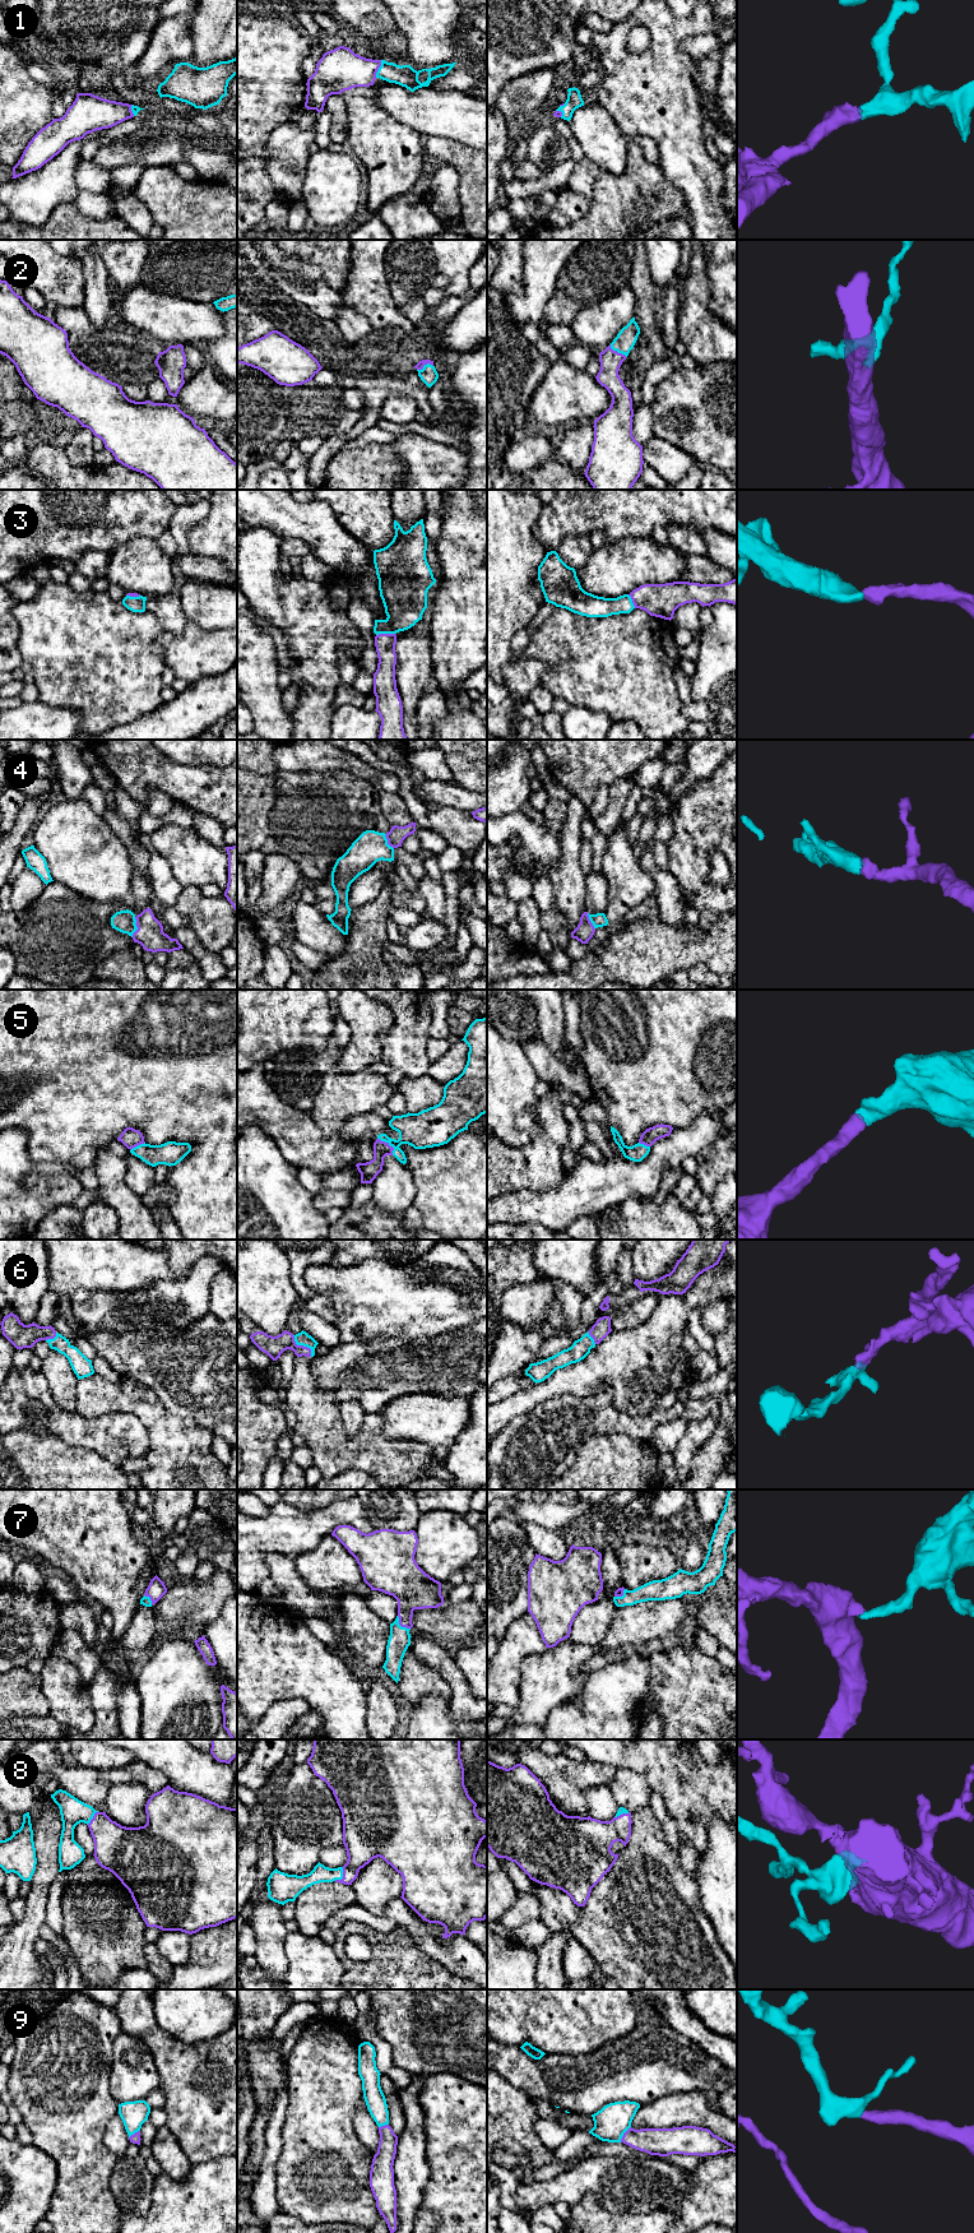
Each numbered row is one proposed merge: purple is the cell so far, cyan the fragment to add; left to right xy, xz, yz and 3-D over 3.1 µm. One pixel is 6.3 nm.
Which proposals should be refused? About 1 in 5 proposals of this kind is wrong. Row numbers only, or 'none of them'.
none of them

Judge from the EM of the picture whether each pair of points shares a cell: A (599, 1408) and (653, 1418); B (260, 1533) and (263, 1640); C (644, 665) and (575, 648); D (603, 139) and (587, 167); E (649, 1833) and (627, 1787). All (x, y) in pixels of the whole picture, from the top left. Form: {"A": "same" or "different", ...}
{"A": "same", "B": "different", "C": "same", "D": "different", "E": "different"}

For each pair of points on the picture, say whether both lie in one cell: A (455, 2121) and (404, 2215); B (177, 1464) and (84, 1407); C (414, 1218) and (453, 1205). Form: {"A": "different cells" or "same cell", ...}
{"A": "different cells", "B": "same cell", "C": "different cells"}

